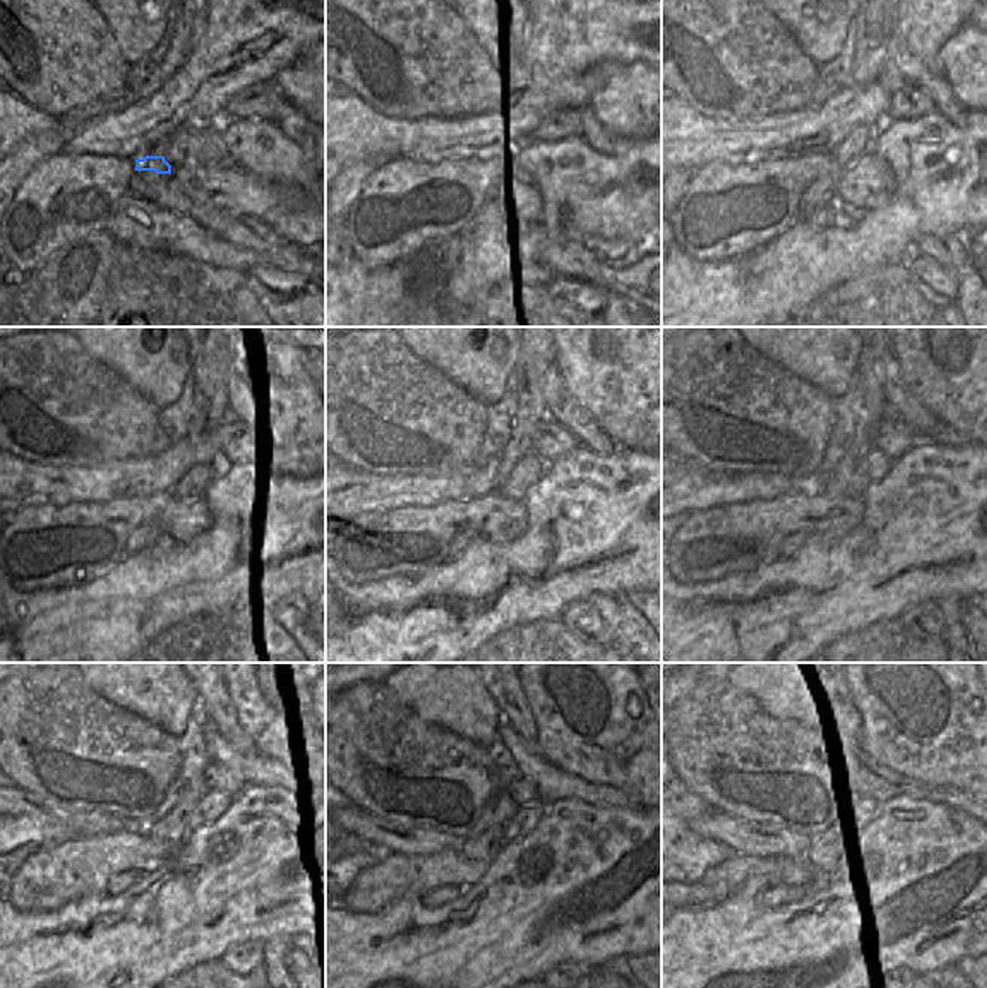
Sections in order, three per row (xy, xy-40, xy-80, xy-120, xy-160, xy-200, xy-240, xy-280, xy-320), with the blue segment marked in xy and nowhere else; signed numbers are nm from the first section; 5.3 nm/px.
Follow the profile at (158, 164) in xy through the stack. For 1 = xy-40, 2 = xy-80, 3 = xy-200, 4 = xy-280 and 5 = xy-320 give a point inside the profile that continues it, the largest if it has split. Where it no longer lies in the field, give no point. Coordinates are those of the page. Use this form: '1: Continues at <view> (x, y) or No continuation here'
1: Continues at xy-40 (491, 182)
2: Continues at xy-80 (822, 192)
3: Continues at xy-200 (792, 544)
4: Continues at xy-280 (438, 897)
5: Continues at xy-320 (771, 897)

